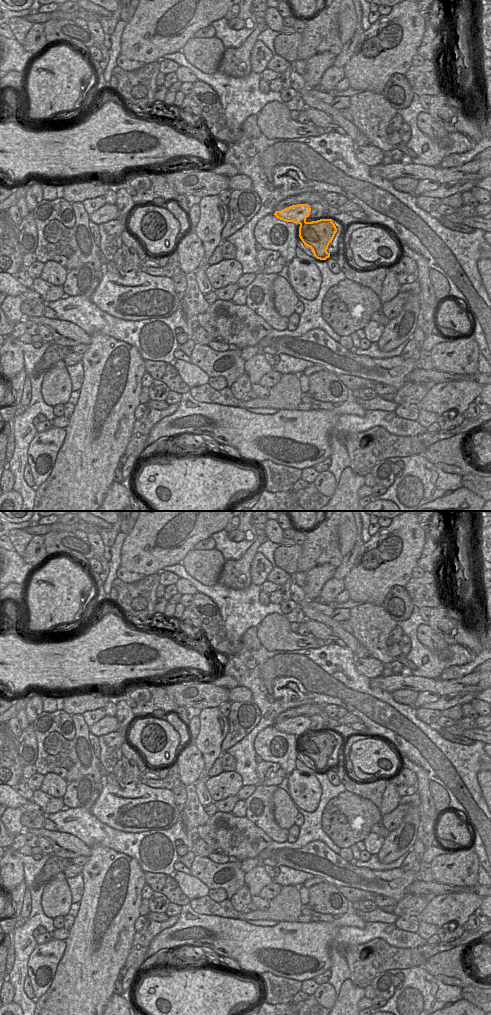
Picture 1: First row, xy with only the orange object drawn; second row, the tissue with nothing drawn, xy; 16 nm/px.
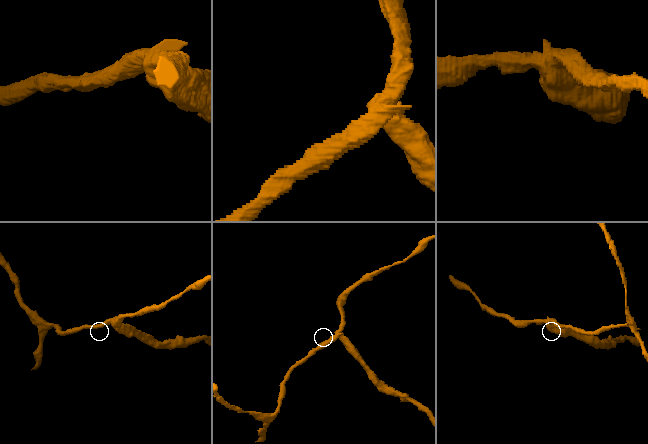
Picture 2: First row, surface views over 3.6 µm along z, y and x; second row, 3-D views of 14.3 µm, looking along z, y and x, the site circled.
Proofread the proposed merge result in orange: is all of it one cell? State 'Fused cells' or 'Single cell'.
Fused cells.

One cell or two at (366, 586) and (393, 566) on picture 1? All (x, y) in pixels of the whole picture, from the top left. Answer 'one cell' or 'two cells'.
one cell

